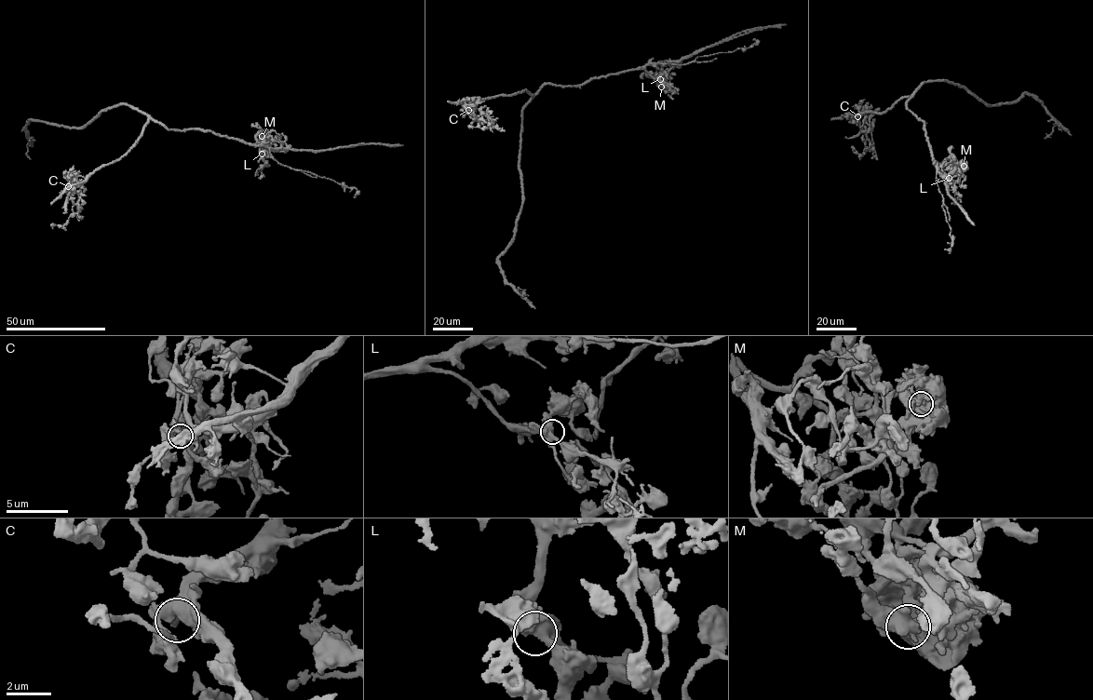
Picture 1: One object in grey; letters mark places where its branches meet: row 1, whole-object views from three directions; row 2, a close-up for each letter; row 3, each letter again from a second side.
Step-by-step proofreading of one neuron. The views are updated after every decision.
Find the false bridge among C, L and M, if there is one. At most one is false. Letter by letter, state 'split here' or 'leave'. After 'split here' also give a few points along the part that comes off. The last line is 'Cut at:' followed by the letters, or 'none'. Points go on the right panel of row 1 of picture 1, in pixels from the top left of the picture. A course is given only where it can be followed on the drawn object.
C: leave
L: leave
M: split here | (964, 166), (946, 181), (948, 194), (975, 225)
Cut at: M

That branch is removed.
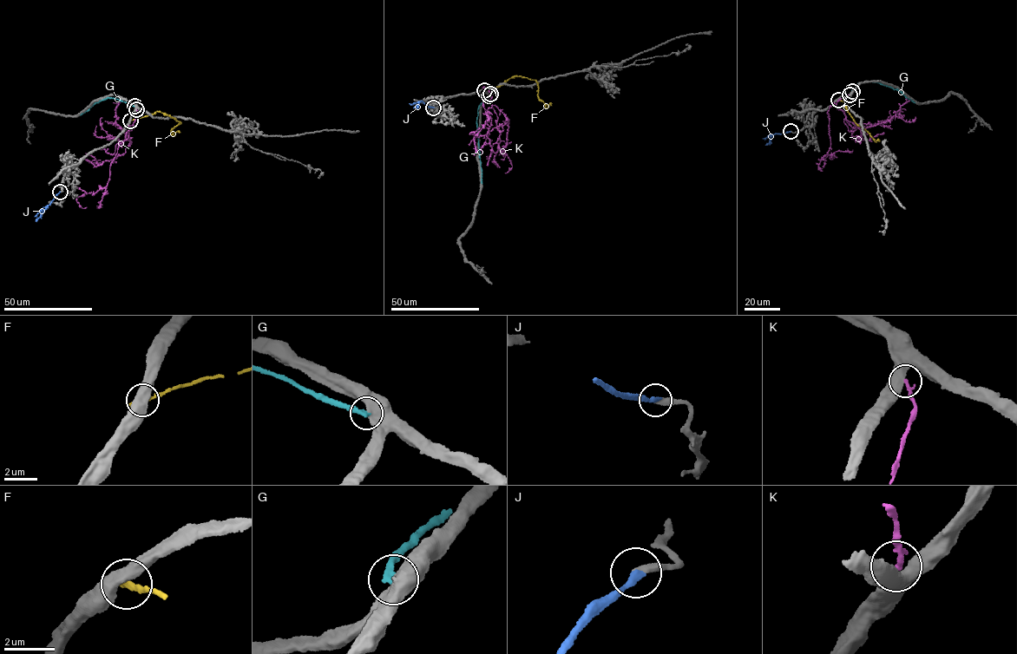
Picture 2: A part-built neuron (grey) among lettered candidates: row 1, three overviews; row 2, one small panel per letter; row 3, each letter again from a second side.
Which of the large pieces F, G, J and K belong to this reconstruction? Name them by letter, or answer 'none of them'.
J

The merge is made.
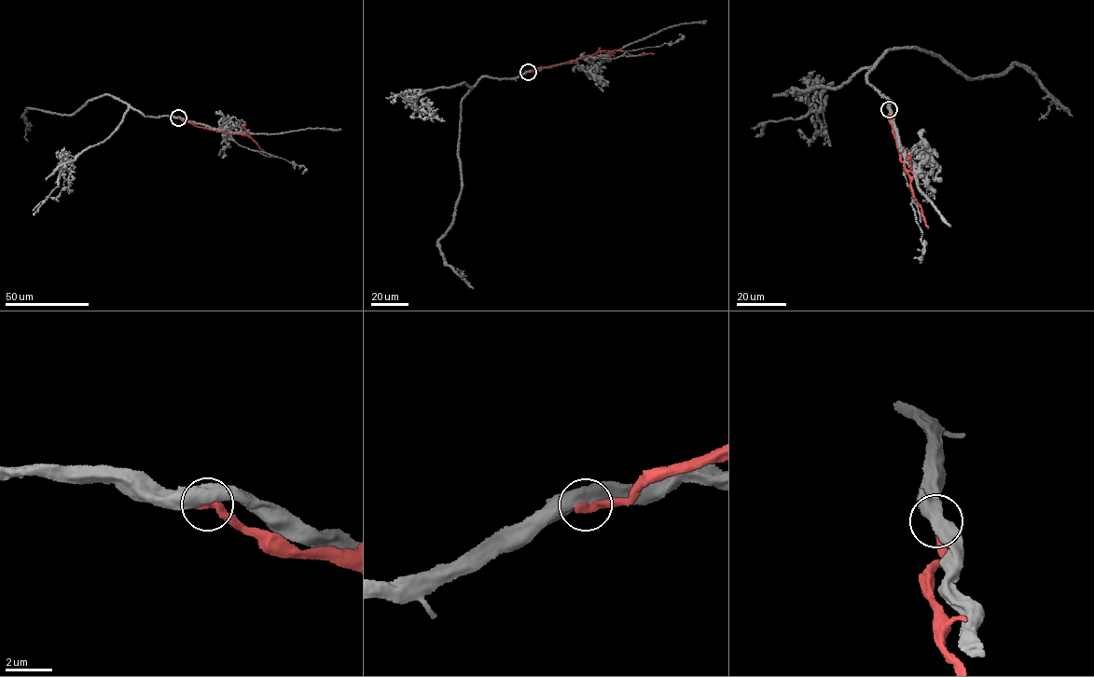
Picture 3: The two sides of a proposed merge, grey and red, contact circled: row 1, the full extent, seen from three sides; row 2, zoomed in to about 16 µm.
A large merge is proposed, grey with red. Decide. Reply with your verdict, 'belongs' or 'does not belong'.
does not belong

